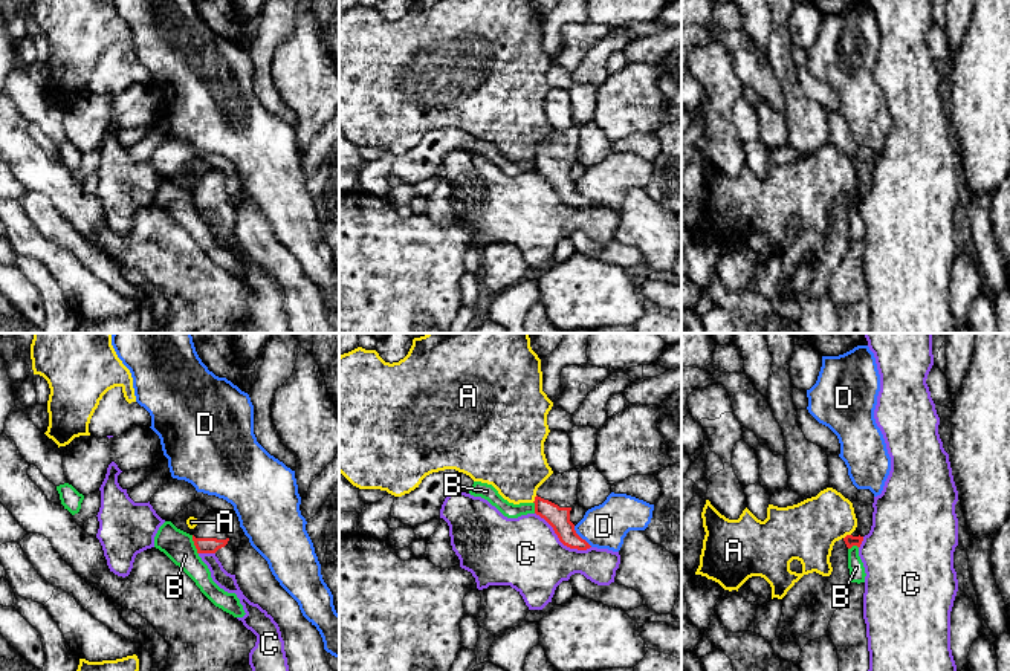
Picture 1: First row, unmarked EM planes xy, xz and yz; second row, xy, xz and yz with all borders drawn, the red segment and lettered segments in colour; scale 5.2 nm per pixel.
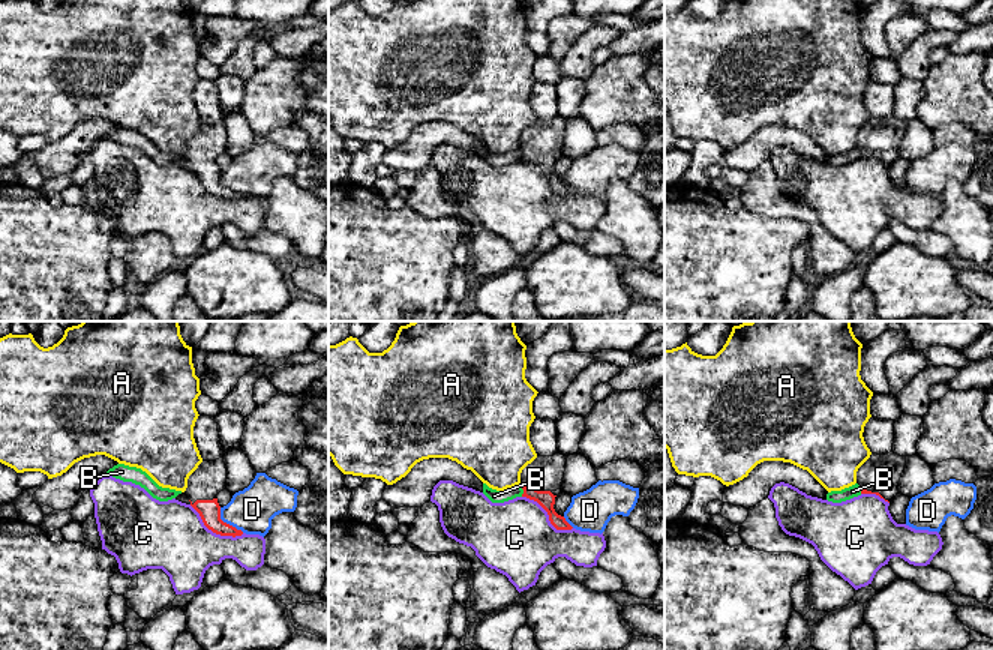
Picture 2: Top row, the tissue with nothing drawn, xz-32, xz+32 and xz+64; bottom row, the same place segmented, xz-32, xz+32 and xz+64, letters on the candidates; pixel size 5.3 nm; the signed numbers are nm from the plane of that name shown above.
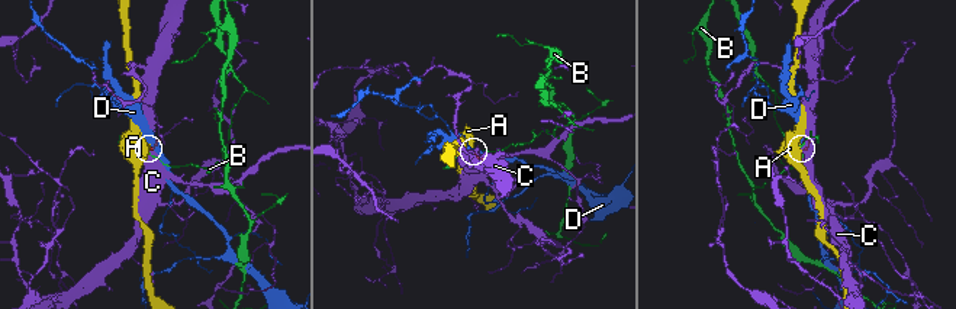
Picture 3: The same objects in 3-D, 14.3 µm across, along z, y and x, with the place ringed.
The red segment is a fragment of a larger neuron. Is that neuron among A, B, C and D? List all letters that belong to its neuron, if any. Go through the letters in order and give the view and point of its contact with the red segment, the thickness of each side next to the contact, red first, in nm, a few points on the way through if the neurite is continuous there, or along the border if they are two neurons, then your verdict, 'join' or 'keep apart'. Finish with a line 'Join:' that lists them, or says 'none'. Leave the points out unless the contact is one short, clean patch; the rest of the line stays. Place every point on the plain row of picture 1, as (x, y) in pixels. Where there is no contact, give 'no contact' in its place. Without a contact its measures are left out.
A: xz (535, 156) | 110/340 nm | along xz (537, 153), (532, 159) | keep apart
B: xy (194, 202) | 80/160 nm | along xy (191, 193), (197, 211) | keep apart
C: xz (561, 199) | 110/380 nm | keep apart
D: xz (579, 194) | 110/240 nm | keep apart
Join: none

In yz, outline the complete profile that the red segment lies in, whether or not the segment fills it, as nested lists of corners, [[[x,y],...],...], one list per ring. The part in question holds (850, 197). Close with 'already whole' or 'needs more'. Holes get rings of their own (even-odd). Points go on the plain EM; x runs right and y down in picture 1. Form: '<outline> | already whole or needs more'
[[[857,188],[836,199],[830,214],[831,232],[804,232],[781,257],[781,278],[776,295],[770,300],[778,315],[798,319],[808,300],[827,292],[830,278],[848,249],[848,208],[860,205],[862,199]]] | needs more

